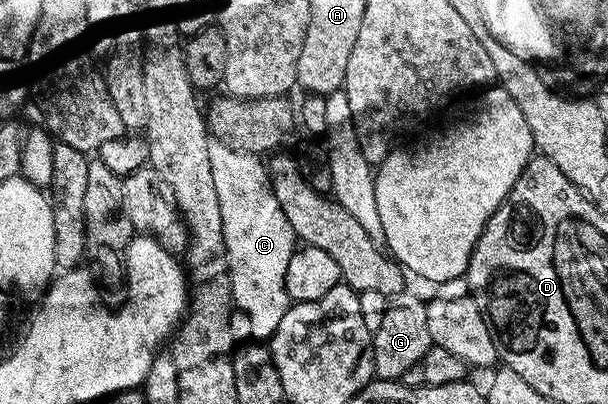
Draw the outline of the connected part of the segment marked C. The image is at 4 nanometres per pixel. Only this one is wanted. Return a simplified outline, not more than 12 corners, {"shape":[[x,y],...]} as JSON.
{"shape":[[208,146],[233,304],[271,340],[296,233],[259,156]]}

